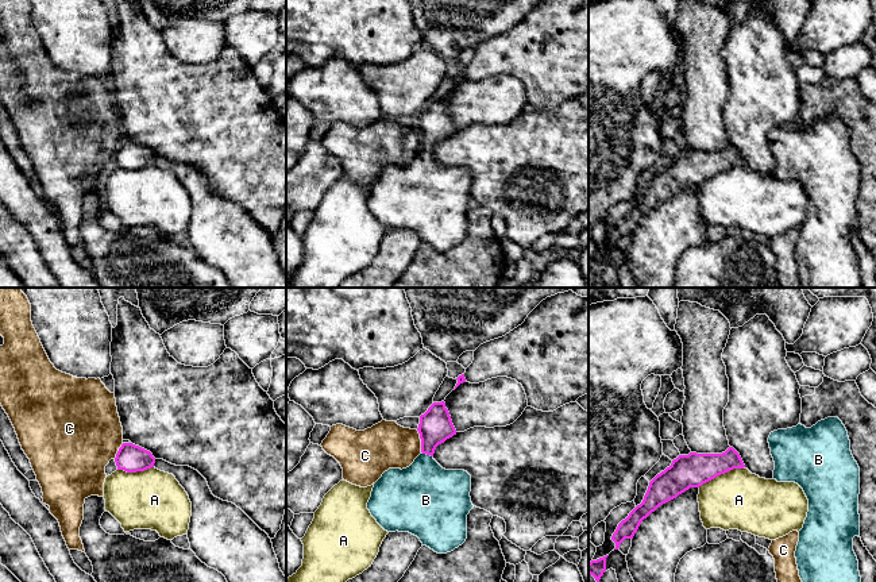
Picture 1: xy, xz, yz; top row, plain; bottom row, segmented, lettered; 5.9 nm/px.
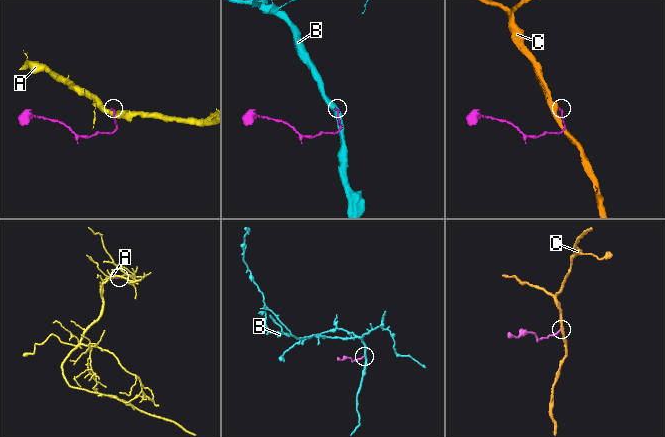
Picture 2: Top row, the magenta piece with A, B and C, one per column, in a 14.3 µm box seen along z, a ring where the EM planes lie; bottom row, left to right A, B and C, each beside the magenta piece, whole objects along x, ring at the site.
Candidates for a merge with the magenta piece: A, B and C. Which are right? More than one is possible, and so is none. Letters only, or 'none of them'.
B

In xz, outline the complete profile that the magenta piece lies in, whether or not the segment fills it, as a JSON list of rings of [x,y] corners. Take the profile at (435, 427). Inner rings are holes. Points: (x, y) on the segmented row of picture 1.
[[[433,402],[428,411],[420,416],[417,428],[421,439],[421,454],[406,469],[389,469],[374,483],[367,509],[377,523],[387,532],[409,532],[420,539],[422,546],[437,554],[447,554],[462,546],[467,539],[467,514],[474,508],[470,497],[471,475],[464,470],[445,470],[435,459],[433,454],[439,444],[456,435],[445,402]]]

